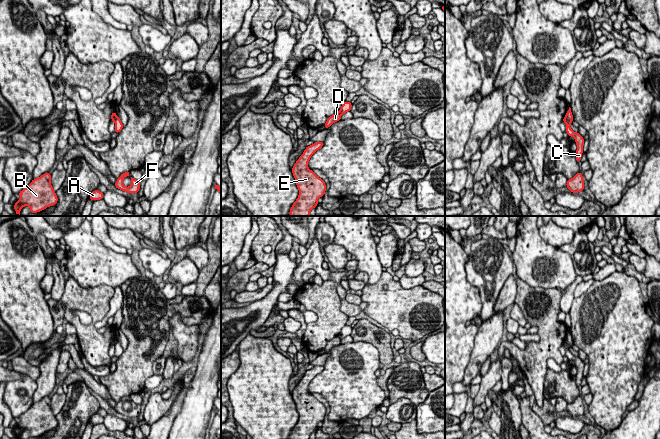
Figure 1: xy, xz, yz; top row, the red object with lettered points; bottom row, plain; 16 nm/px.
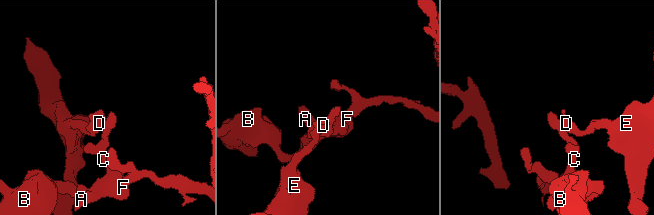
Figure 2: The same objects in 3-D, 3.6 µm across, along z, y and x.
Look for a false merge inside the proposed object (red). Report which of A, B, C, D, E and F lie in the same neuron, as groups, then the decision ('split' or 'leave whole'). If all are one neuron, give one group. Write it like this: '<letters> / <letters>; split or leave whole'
A B C F / D E; split

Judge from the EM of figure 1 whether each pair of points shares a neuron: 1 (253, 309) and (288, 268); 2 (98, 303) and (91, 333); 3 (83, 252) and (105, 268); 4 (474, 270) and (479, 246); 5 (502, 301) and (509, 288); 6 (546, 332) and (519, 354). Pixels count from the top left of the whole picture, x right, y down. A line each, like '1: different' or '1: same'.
1: same
2: same
3: same
4: same
5: same
6: same

